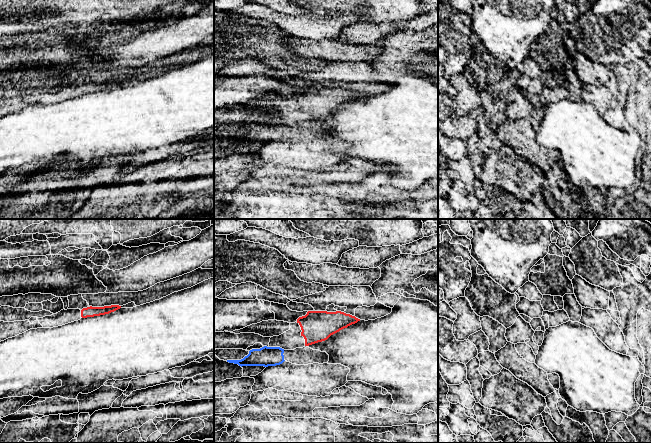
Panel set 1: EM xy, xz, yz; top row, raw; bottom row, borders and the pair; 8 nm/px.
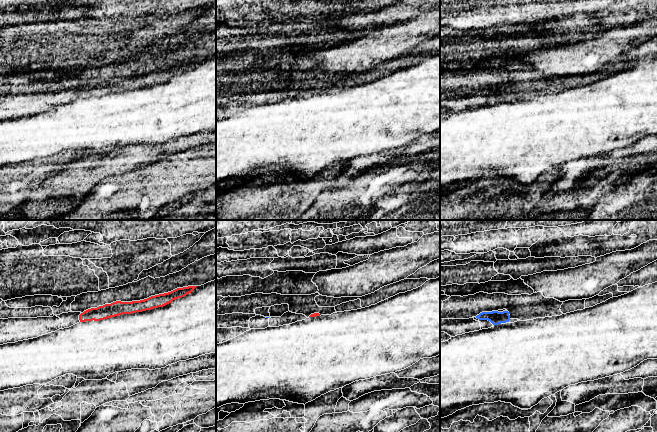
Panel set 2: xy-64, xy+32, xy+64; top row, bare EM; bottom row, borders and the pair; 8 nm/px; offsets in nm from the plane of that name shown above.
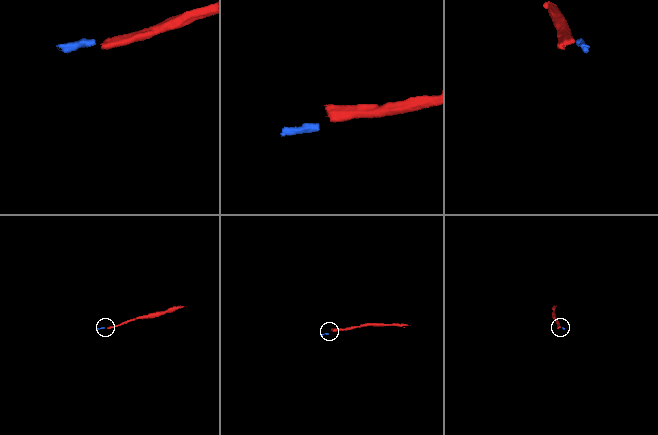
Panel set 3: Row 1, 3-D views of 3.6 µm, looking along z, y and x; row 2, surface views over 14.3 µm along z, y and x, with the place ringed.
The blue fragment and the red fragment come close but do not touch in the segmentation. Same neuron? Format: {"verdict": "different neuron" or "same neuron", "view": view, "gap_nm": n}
{"verdict": "different neuron", "view": "xz", "gap_nm": 180}

